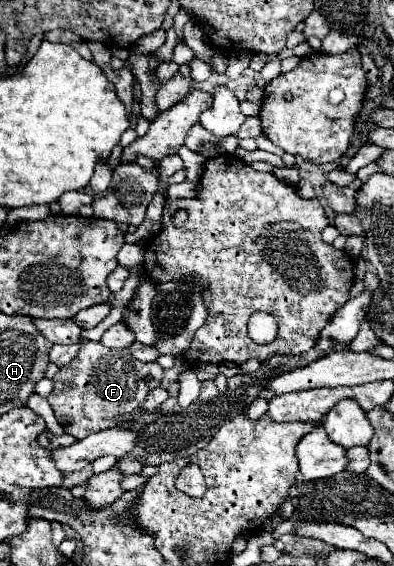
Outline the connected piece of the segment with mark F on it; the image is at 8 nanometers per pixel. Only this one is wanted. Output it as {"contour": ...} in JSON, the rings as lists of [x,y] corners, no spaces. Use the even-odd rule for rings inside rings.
{"contour":[[[87,340],[81,344],[75,360],[59,368],[55,374],[53,392],[47,396],[47,402],[65,432],[81,440],[93,432],[117,428],[125,418],[137,416],[143,408],[145,396],[161,386],[161,380],[163,368],[157,362],[141,364],[127,348],[105,348],[99,342]]]}

